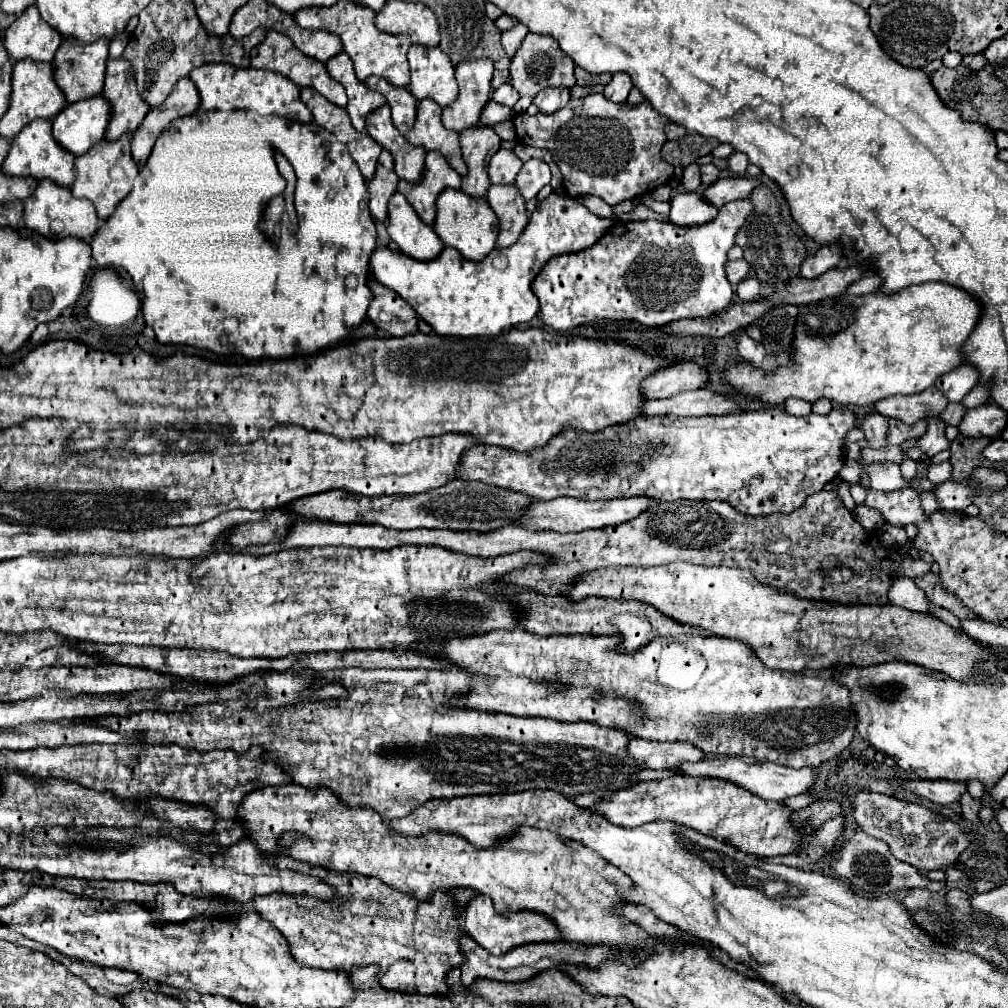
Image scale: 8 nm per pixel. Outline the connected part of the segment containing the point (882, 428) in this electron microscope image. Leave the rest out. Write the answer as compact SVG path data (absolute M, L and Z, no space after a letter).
M871 413L865 419L861 419L861 429L865 431L865 439L873 449L887 447L887 427L889 427L887 419L879 413Z

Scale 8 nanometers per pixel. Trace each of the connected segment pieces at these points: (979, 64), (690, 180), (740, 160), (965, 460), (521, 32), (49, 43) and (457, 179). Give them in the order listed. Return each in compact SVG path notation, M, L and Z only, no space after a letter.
M977 53L977 55L967 55L967 57L963 57L961 65L969 67L971 71L981 71L981 69L987 65L983 59L985 59L985 57L983 57L981 53Z
M711 154L700 157L695 163L690 164L683 170L683 179L681 179L681 183L683 183L683 187L687 189L687 191L699 191L697 187L701 185L701 175L700 175L700 167L706 164L709 164L713 161L713 157Z
M739 151L729 157L729 169L731 169L733 173L745 173L747 165L749 165L747 155L743 155L743 153L739 153Z
M959 435L957 439L951 441L949 445L949 451L951 451L951 479L953 481L965 481L967 475L979 467L979 465L985 465L989 459L985 459L981 455L983 447L977 439L971 439L971 437L963 437Z
M521 23L501 33L501 45L503 45L503 49L505 49L505 53L507 53L509 57L515 55L517 47L521 45L521 41L525 39L527 33L529 33L529 29L527 29L525 25L521 25Z
M27 7L5 31L5 49L11 59L33 59L33 61L53 61L57 47L63 37L51 29L39 15L37 7Z
M429 151L425 159L425 171L417 183L399 183L399 193L413 205L423 223L433 225L435 221L435 201L445 189L461 189L461 175L449 167L447 159L437 151Z

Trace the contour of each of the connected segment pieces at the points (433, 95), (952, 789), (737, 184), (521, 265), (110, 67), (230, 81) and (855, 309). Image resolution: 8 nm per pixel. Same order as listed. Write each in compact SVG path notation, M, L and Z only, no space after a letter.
M411 45L407 57L411 65L411 83L407 89L415 99L433 99L441 107L457 99L459 91L453 65L439 47Z
M911 781L905 783L905 787L915 795L941 807L949 807L951 803L957 803L965 793L965 785L955 781Z
M725 177L725 179L717 179L713 185L709 185L705 189L703 197L709 203L713 203L715 207L723 207L729 201L749 197L755 187L757 187L757 179L753 179L753 177Z
M551 193L537 205L519 241L507 249L493 249L483 261L469 261L451 247L445 247L433 261L415 261L389 247L379 247L369 265L373 277L401 295L437 335L495 337L537 315L539 299L531 291L531 283L547 259L595 245L615 223L615 219L597 217L575 199Z
M121 57L107 61L103 97L111 105L105 141L115 141L125 133L133 133L149 111L149 105L139 97L129 63Z
M215 63L215 65L203 65L195 71L191 71L189 77L199 91L203 111L255 109L261 115L279 115L279 117L297 119L303 123L309 123L313 119L311 111L299 99L299 87L283 75L277 75L271 71L259 71L259 69L251 69L251 67L249 69L237 69L231 65Z
M945 283L909 285L889 295L881 291L859 297L843 293L819 303L799 305L795 325L795 367L779 367L773 375L765 375L751 363L731 361L725 371L725 379L767 403L783 403L787 397L799 397L815 403L817 399L827 397L839 405L873 405L891 395L921 393L935 385L939 377L953 371L953 367L961 367L965 363L961 349L975 329L975 321L979 321L981 313L983 307L979 307L975 295L967 295L967 291L959 291L959 287Z

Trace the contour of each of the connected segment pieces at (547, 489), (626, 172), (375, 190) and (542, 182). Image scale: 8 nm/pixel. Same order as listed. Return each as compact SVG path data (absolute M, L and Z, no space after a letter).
M769 407L769 409L761 409L761 411L741 411L741 413L733 413L733 415L705 415L705 417L671 417L671 415L657 415L655 419L635 419L629 423L621 423L615 427L605 427L603 431L563 431L563 435L555 435L555 439L551 439L551 443L547 443L547 447L539 447L539 451L529 451L529 453L521 453L521 451L511 451L505 447L487 447L487 445L477 445L471 447L463 453L461 457L461 465L457 469L459 479L471 479L471 481L483 481L487 485L495 485L495 487L507 487L513 491L521 491L527 493L531 497L537 497L541 501L549 501L555 497L575 497L575 499L615 499L615 497L631 497L631 495L647 495L653 497L657 503L671 503L671 501L679 501L679 499L689 499L689 501L705 501L705 499L721 499L725 503L729 503L733 509L745 513L745 515L769 515L769 513L791 513L795 509L801 507L801 503L805 501L807 495L817 493L825 487L825 483L833 481L837 477L837 473L841 471L841 467L845 465L845 437L847 433L857 425L857 413L849 411L847 407L839 407L833 409L827 415L805 415L805 417L793 417L787 415L785 409L781 407Z
M591 93L585 99L571 99L567 107L551 115L537 113L531 117L521 113L513 123L521 143L551 151L563 175L563 189L571 197L595 195L613 207L673 177L673 167L661 159L661 147L667 141L663 133L667 119L649 101L641 101L639 105L611 103L603 93Z
M383 151L377 161L375 177L369 181L369 209L375 221L385 223L387 221L387 203L391 195L397 191L399 177L393 171L393 157L389 151Z
M529 159L523 163L517 179L515 179L515 185L519 189L519 193L523 195L525 201L533 199L551 179L551 171L549 171L549 165L541 159Z

